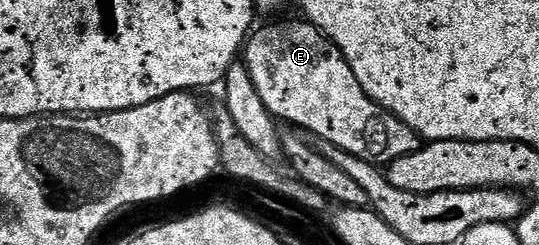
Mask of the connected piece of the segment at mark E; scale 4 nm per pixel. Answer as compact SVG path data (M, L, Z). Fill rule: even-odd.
M299 20L257 28L242 53L250 79L272 116L309 129L313 138L334 143L334 147L342 147L342 151L381 167L421 149L420 134L373 103L362 91L354 71L350 71L350 63L346 63L335 43L311 21Z

